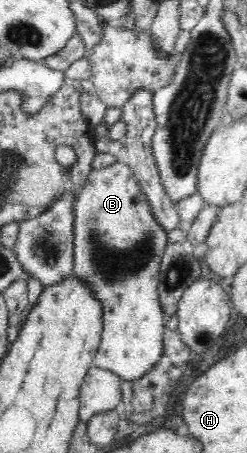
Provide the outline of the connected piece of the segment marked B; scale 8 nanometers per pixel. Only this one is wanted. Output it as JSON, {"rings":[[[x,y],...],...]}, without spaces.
{"rings":[[[122,154],[116,161],[99,170],[91,170],[86,184],[75,200],[75,248],[73,273],[91,281],[103,302],[103,333],[92,360],[95,366],[111,370],[123,381],[143,377],[162,357],[162,336],[166,317],[158,293],[158,276],[167,232],[152,215],[146,194],[138,185],[131,167]]]}

